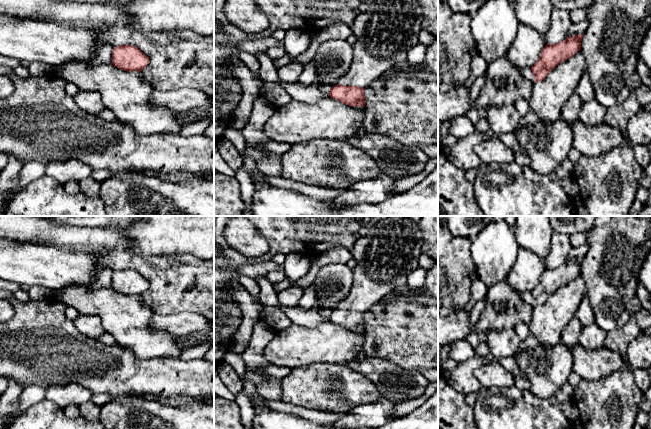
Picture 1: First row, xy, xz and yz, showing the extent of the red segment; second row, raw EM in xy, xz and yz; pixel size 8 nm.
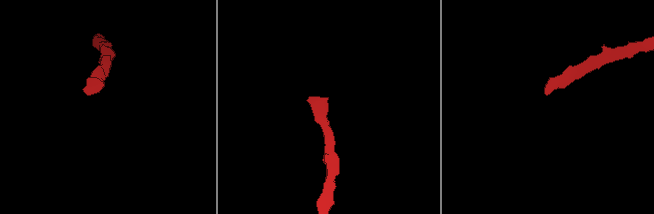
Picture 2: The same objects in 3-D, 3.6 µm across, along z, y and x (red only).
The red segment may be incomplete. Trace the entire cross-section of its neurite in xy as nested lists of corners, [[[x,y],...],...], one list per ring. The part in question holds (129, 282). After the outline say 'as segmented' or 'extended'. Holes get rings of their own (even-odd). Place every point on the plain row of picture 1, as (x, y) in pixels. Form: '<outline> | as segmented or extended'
[[[127,268],[114,270],[111,287],[120,294],[141,296],[149,286],[149,281],[135,270]]] | as segmented

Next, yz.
[[[584,258],[569,260],[555,268],[547,268],[537,286],[530,292],[518,292],[519,297],[532,307],[539,306],[560,287],[568,284],[581,274],[581,265]]] | extended

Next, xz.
[[[389,216],[381,222],[372,223],[364,236],[358,236],[351,253],[357,263],[353,269],[351,290],[340,306],[331,312],[329,320],[352,331],[365,331],[365,313],[375,303],[394,292],[397,287],[406,285],[407,276],[419,267],[418,261],[422,254],[422,231],[418,223],[412,221],[408,216]]] | extended

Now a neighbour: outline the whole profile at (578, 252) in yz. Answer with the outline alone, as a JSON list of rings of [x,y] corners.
[[[586,243],[578,246],[578,247],[572,247],[571,251],[568,254],[567,261],[584,258],[588,249],[589,249],[589,247]]]

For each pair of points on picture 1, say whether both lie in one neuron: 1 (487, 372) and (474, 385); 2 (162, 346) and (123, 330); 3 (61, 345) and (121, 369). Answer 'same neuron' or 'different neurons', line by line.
1: different neurons
2: same neuron
3: same neuron

